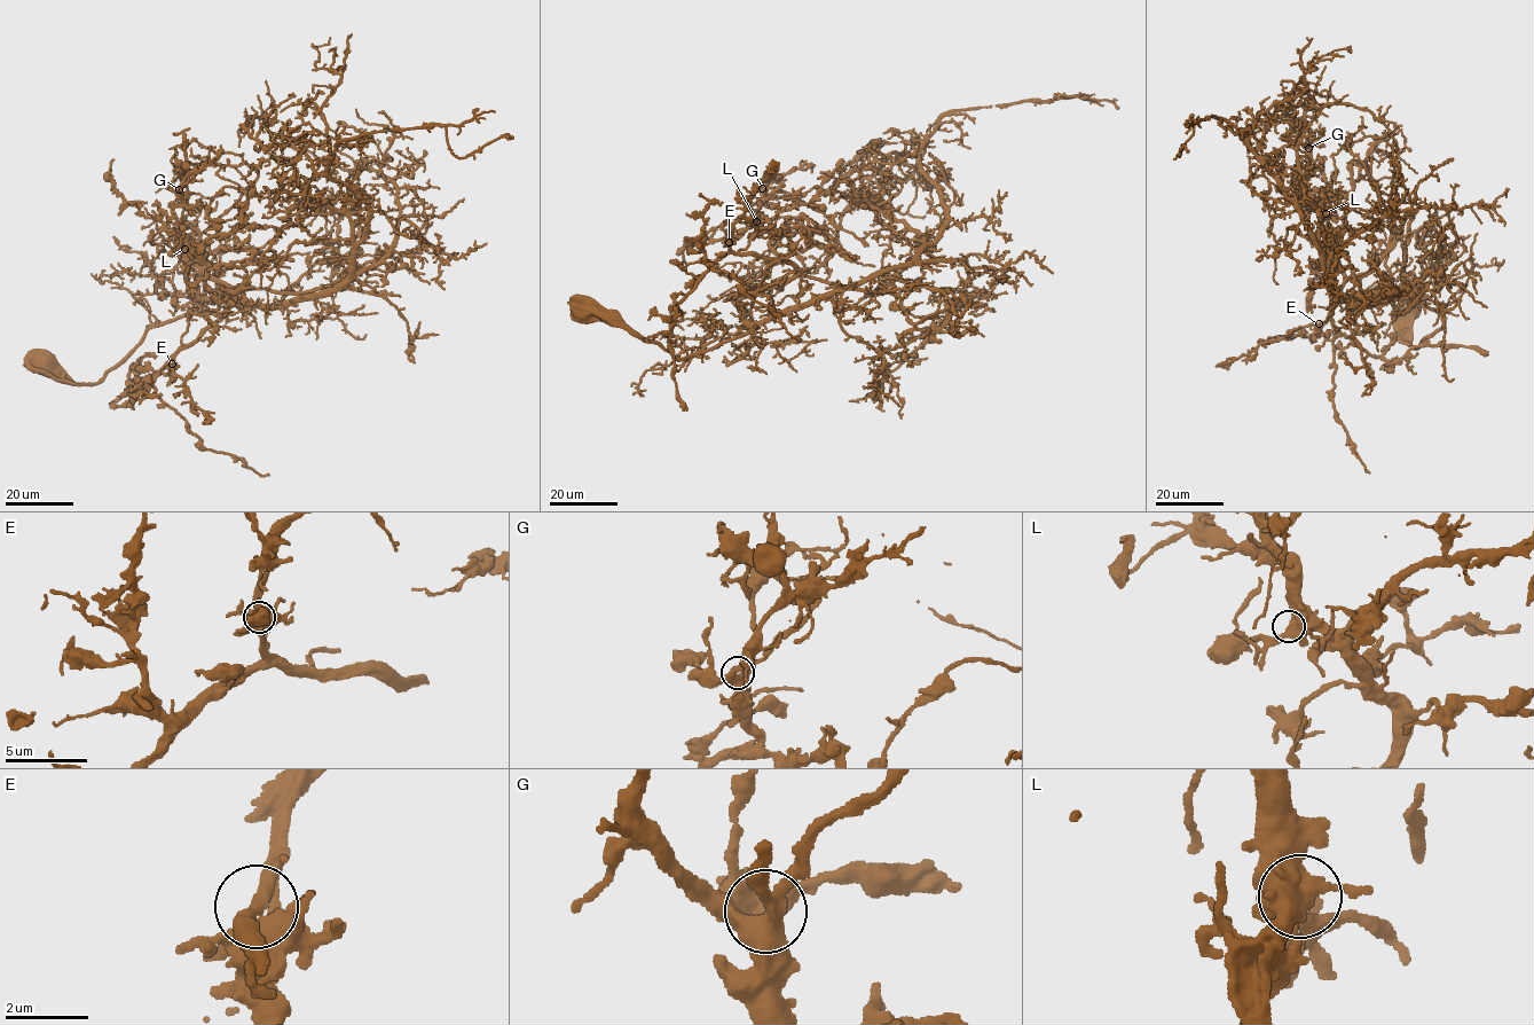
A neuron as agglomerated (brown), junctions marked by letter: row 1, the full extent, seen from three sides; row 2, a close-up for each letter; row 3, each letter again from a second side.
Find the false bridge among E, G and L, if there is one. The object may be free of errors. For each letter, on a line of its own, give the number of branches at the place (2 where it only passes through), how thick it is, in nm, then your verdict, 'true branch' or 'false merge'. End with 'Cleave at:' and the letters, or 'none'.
E: 4 | 440 nm | true branch
G: 4 | 440 nm | true branch
L: 4 | 440 nm | true branch
Cleave at: none

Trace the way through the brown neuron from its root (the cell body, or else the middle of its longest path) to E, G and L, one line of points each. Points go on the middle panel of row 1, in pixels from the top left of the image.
E: (583, 312), (679, 359), (746, 335), (777, 312), (752, 290), (795, 268), (729, 243)
G: (583, 312), (679, 359), (769, 321), (772, 300), (752, 291), (795, 268), (752, 214), (762, 188)
L: (583, 312), (679, 359), (746, 335), (777, 312), (752, 290), (795, 271), (756, 221)

